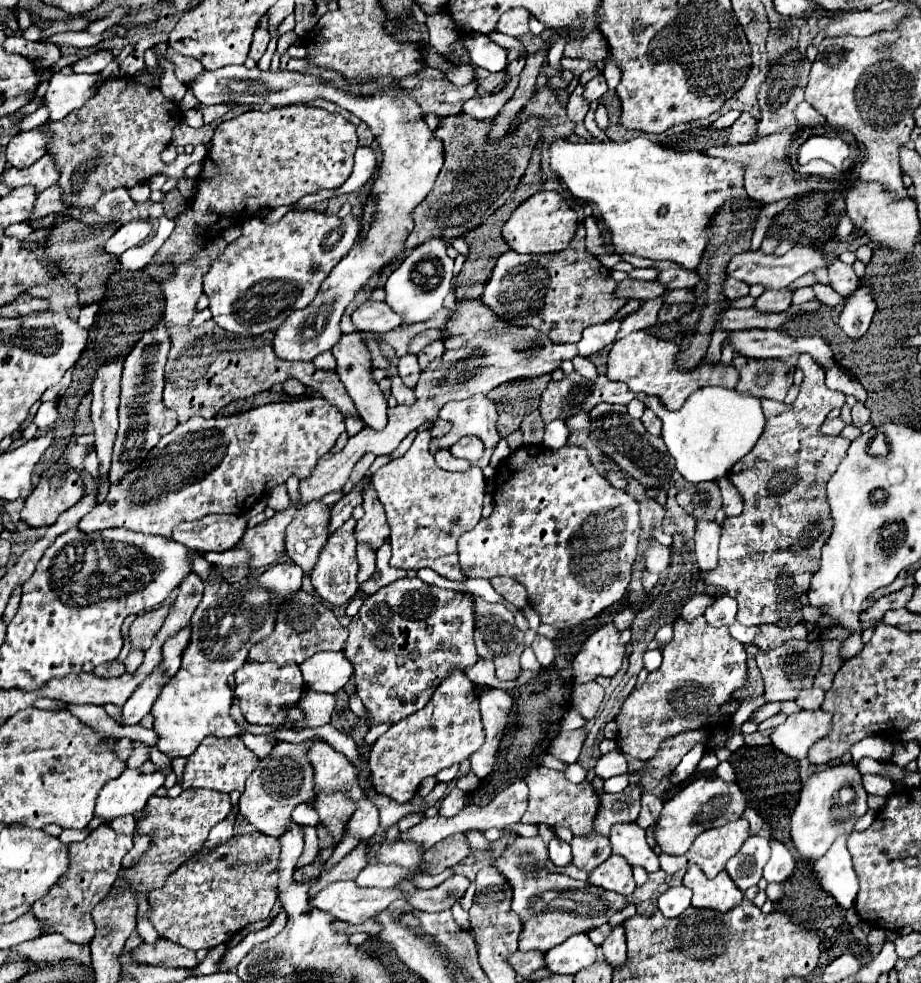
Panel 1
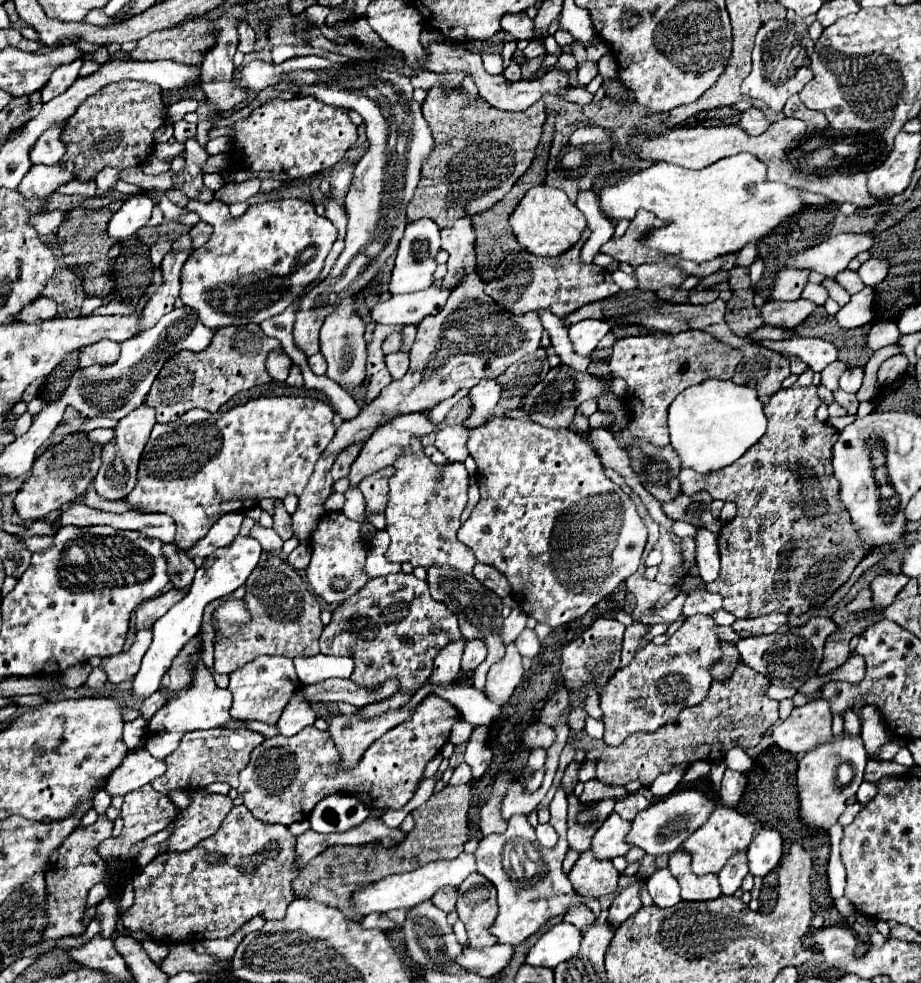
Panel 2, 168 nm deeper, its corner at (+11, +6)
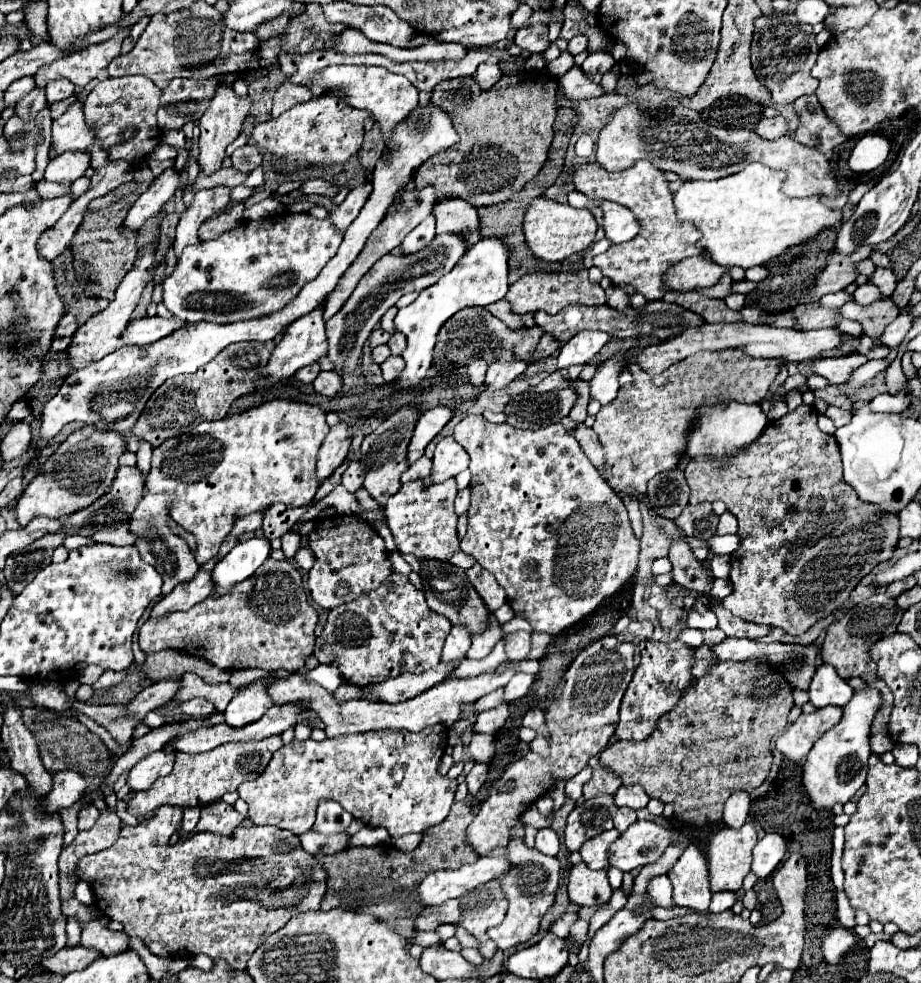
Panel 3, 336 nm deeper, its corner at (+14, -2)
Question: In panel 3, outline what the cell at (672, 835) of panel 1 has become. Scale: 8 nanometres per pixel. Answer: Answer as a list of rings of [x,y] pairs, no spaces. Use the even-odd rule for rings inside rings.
[[[636,821],[626,833],[618,837],[608,849],[608,867],[620,871],[634,871],[646,863],[656,861],[668,845],[676,841],[676,829],[664,829],[652,821]]]

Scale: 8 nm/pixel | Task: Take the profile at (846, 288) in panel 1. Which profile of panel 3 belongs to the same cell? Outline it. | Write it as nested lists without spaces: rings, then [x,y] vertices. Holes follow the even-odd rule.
[[[866,283],[866,285],[858,287],[856,293],[854,293],[854,301],[860,303],[860,305],[870,305],[870,303],[880,301],[880,299],[886,299],[886,297],[884,297],[884,295],[878,291],[878,287],[874,287],[872,283]]]

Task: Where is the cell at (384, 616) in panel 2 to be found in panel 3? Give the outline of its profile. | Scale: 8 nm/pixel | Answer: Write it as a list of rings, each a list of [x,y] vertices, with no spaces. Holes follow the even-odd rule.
[[[394,573],[376,591],[370,591],[350,605],[328,611],[328,621],[322,635],[316,639],[314,657],[324,665],[334,665],[340,669],[346,683],[366,687],[370,683],[382,683],[388,677],[398,677],[402,673],[422,673],[440,663],[442,645],[452,625],[444,615],[438,615],[426,605],[424,593],[418,591],[406,575]]]

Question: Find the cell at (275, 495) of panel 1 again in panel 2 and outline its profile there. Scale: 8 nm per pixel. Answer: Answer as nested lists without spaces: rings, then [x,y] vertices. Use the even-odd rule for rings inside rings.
[[[275,499],[273,505],[273,529],[279,533],[281,539],[291,539],[291,525],[289,525],[289,513],[283,507],[283,501]]]

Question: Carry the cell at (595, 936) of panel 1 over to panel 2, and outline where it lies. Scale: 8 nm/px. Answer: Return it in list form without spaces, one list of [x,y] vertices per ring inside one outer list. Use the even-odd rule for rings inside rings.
[[[577,907],[577,909],[571,909],[571,913],[565,913],[565,921],[575,925],[579,931],[585,931],[595,923],[595,915],[587,907]]]

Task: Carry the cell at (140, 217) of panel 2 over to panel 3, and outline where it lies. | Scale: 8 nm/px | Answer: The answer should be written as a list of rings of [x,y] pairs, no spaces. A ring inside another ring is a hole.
[[[170,167],[170,169],[162,171],[162,175],[158,175],[152,181],[148,191],[142,193],[140,199],[132,205],[132,209],[128,211],[128,217],[126,217],[122,227],[124,229],[140,229],[176,193],[180,183],[182,183],[182,179],[180,179],[180,171],[178,169]]]

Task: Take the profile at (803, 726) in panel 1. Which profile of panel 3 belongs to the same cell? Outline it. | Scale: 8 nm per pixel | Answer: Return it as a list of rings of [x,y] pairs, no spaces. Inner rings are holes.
[[[822,707],[816,709],[814,713],[806,715],[802,713],[778,739],[776,739],[776,749],[788,757],[790,761],[800,761],[804,759],[812,745],[838,721],[842,719],[842,709],[838,707]]]

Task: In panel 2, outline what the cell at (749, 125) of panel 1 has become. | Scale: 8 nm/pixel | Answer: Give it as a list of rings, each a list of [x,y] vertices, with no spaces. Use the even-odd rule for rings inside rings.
[[[751,107],[741,113],[739,127],[749,135],[761,135],[769,127],[769,121],[765,119],[765,115],[757,107]]]

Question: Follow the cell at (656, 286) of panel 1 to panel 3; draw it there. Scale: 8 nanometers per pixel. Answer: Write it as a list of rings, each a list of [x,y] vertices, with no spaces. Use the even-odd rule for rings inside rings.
[[[700,253],[674,265],[674,269],[670,269],[670,277],[666,277],[666,283],[674,291],[690,291],[698,287],[714,287],[726,273],[728,269],[714,263],[708,253]]]

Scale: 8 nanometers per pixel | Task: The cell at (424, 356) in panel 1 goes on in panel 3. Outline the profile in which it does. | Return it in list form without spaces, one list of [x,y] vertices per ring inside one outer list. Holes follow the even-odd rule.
[[[394,333],[388,341],[388,347],[392,349],[392,355],[402,355],[402,351],[406,347],[406,337],[402,337],[402,333]]]

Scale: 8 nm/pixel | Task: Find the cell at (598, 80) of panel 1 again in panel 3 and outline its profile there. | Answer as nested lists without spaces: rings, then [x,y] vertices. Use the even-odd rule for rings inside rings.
[[[596,51],[596,53],[590,53],[580,67],[582,67],[582,71],[586,75],[598,75],[598,73],[602,75],[602,73],[610,71],[614,65],[616,65],[616,61],[614,61],[614,57],[610,53]]]

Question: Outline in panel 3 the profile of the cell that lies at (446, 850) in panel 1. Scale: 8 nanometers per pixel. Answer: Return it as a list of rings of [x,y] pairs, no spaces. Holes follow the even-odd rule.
[[[456,801],[446,821],[442,821],[442,825],[436,825],[434,829],[426,829],[418,849],[410,853],[398,851],[396,847],[350,847],[334,855],[318,857],[330,873],[322,909],[374,913],[382,921],[394,925],[402,933],[402,937],[416,937],[418,929],[414,927],[414,919],[422,913],[422,905],[412,905],[414,901],[410,899],[416,899],[416,887],[422,883],[422,879],[436,869],[458,869],[460,865],[474,863],[478,859],[474,849],[464,845],[464,833],[472,819],[472,809],[466,803]],[[398,899],[406,901],[400,901],[398,905]]]

